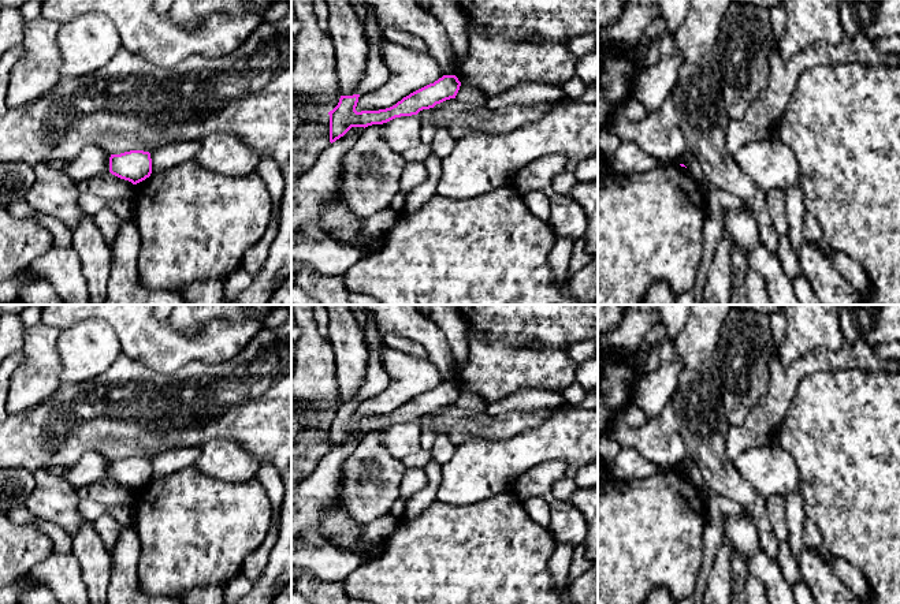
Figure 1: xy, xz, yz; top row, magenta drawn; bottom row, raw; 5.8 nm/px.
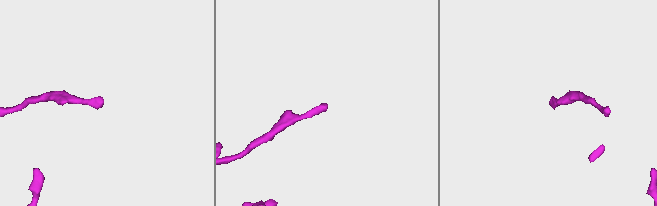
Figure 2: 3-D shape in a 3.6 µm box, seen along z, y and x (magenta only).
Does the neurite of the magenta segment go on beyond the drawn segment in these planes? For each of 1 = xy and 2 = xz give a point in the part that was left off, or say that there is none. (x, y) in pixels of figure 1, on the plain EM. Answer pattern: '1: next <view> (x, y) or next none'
1: next none
2: next none

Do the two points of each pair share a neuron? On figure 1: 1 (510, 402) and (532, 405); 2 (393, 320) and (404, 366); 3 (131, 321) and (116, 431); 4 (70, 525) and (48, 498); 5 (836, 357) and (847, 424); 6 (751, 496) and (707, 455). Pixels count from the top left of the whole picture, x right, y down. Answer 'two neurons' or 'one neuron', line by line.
1: one neuron
2: two neurons
3: two neurons
4: one neuron
5: two neurons
6: one neuron

